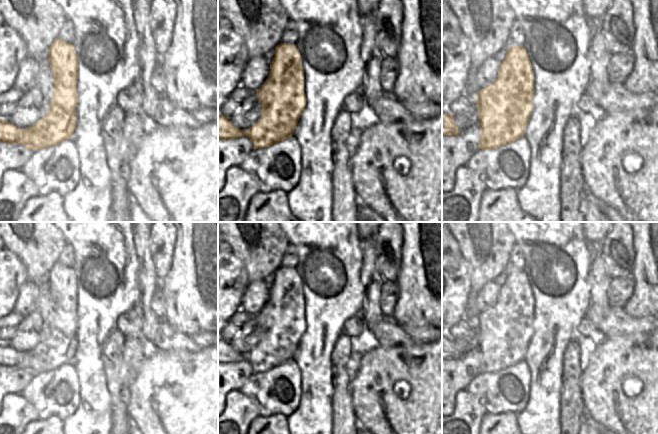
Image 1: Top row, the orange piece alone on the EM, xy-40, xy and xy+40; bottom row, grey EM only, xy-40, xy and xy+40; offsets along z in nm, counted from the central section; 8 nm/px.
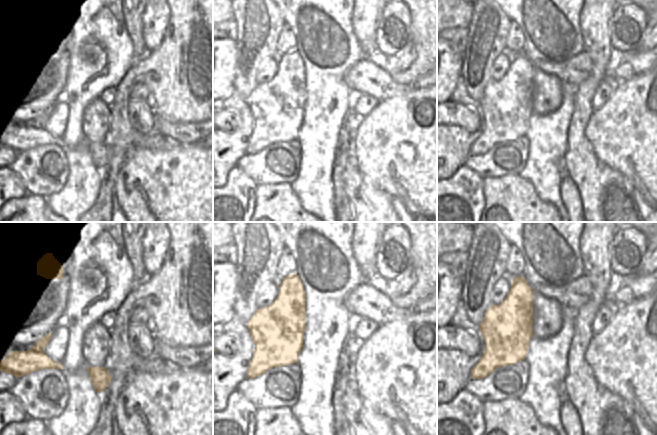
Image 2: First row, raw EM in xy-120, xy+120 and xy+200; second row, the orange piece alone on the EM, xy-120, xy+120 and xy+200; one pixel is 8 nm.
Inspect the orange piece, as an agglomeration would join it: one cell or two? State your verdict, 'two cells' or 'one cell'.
two cells

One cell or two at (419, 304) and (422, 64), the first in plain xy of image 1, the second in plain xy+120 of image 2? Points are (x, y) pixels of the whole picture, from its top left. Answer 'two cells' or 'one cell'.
one cell

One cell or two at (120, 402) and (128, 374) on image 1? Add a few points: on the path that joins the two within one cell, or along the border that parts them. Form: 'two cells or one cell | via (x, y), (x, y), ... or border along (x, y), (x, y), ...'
two cells | border along (127, 386), (121, 388)

